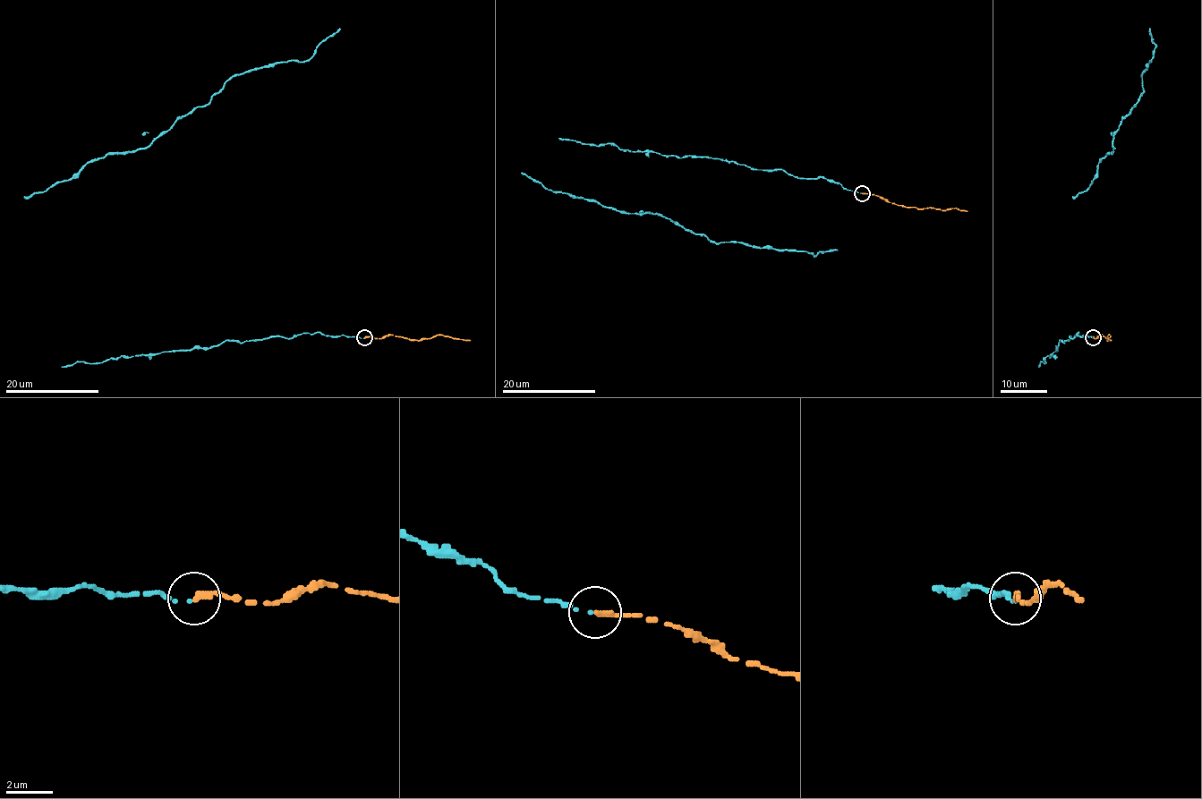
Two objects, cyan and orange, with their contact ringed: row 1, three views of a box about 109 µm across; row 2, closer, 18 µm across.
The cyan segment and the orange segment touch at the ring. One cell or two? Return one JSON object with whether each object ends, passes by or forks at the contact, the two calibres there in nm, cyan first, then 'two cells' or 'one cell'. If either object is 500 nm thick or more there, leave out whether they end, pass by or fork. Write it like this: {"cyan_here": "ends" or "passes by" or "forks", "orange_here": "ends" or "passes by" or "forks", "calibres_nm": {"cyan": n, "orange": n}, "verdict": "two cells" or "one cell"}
{"cyan_here": "ends", "orange_here": "ends", "calibres_nm": {"cyan": 110, "orange": 280}, "verdict": "one cell"}

